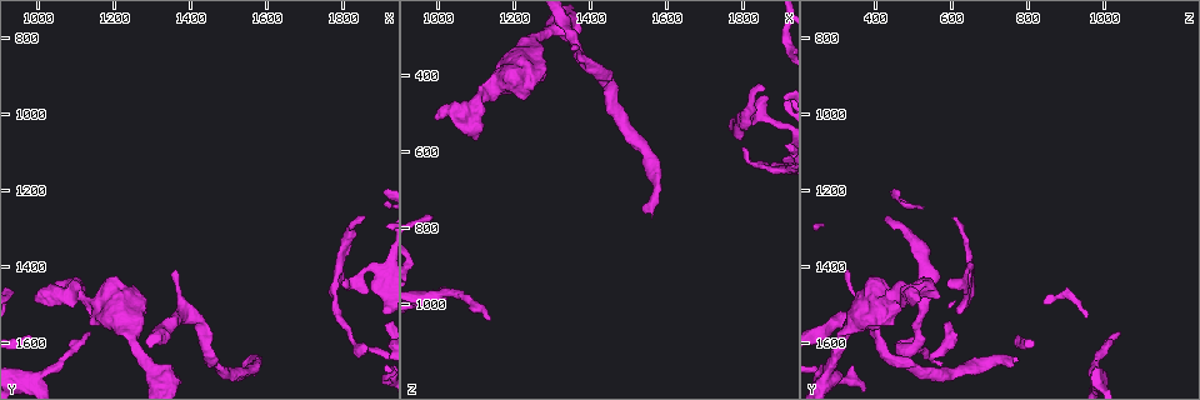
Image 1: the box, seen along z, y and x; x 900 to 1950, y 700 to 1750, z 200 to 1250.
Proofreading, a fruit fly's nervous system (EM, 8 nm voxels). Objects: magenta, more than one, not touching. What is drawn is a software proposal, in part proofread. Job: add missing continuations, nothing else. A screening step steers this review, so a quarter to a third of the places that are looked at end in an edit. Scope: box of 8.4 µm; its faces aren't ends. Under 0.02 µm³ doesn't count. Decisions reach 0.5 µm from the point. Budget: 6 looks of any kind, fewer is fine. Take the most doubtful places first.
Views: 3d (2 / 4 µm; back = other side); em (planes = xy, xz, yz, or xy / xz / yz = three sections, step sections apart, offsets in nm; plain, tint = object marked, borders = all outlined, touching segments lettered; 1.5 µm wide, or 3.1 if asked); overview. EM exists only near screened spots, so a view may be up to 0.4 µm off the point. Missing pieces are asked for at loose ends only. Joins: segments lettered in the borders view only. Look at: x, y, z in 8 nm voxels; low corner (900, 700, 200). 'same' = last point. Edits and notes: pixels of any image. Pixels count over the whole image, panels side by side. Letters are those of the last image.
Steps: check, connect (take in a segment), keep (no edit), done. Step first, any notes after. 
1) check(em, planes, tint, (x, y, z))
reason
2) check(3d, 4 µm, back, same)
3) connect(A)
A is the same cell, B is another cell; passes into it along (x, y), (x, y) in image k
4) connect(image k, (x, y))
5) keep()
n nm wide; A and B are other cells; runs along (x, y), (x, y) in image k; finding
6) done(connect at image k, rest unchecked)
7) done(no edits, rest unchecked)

check(em, xy, step 8, tint, (1100, 1485, 560))
free end

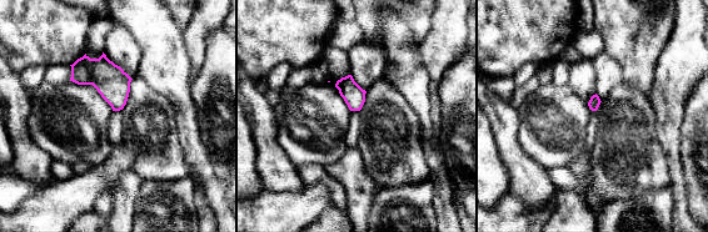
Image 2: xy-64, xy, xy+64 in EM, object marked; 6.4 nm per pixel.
check(em, planes, borders, same)
cut it another way

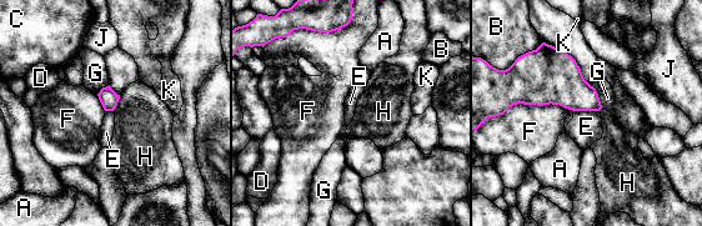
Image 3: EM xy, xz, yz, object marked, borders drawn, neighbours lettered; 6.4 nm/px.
keep()
A, B, C, D, E, F, G, H, J and K are other cells; no lettered segment goes on from it

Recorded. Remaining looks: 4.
check(3d, 4 µm, (1365, 1415, 325))
thin end

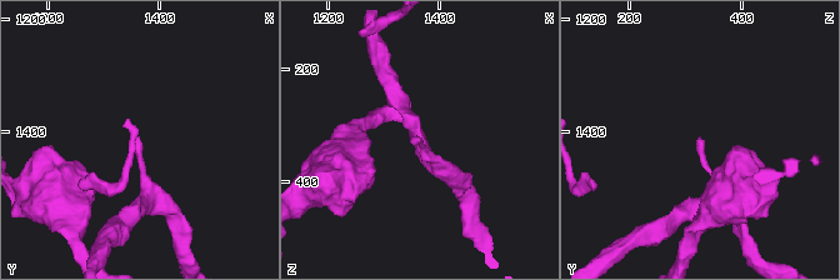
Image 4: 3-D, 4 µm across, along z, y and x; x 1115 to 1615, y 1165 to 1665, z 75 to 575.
check(em, planes, tint, (1370, 1415, 325))
need the tissue

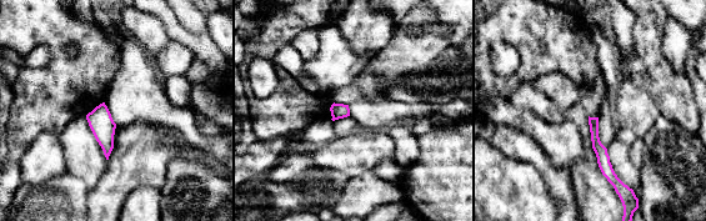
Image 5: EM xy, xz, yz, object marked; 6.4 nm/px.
check(em, planes, borders, same)
see the neighbours

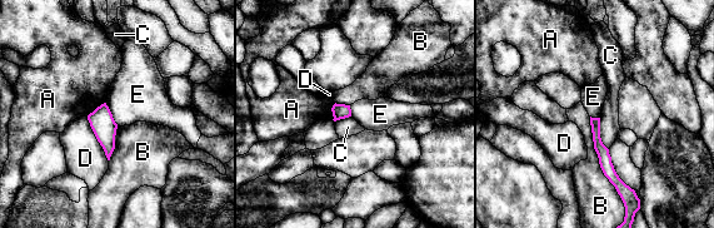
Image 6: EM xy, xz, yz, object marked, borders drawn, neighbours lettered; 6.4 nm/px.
keep()
A, B, C, D and E are other cells; runs along (593, 120), (598, 145), (618, 183) in image 6; no lettered segment goes on from it

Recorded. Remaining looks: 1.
done(no edits, rest unchecked)

